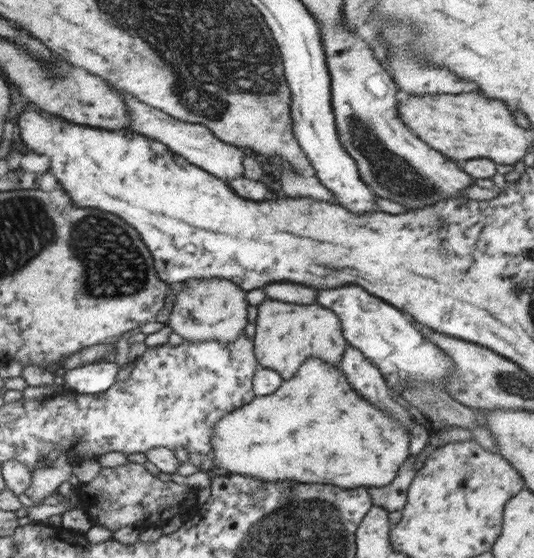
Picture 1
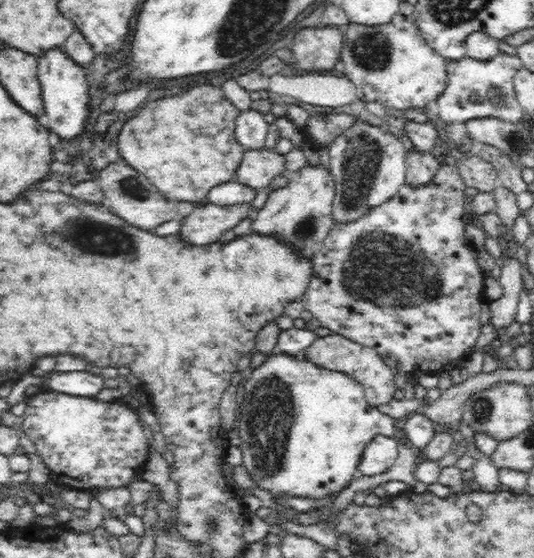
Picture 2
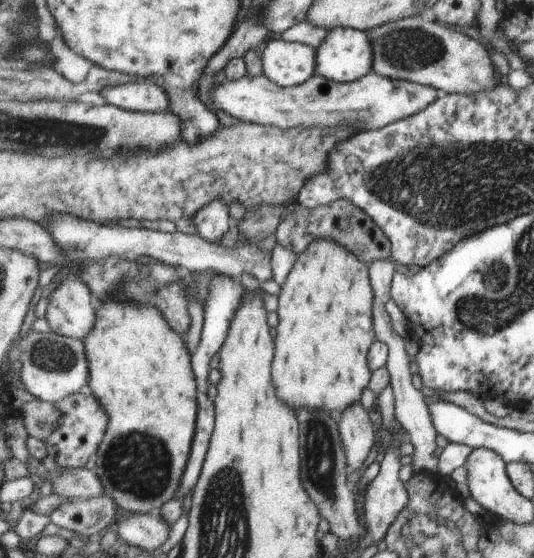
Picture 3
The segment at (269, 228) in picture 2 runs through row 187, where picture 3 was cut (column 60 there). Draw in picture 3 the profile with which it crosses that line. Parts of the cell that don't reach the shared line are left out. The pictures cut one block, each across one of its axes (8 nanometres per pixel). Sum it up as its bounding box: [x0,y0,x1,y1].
[45,276,98,339]

